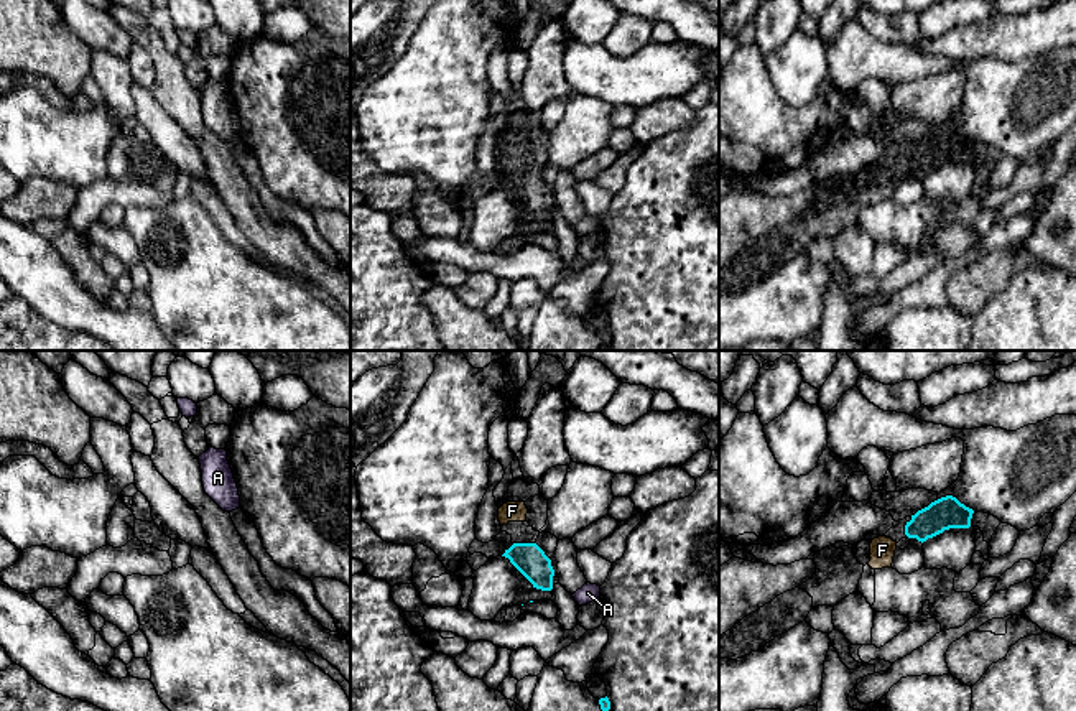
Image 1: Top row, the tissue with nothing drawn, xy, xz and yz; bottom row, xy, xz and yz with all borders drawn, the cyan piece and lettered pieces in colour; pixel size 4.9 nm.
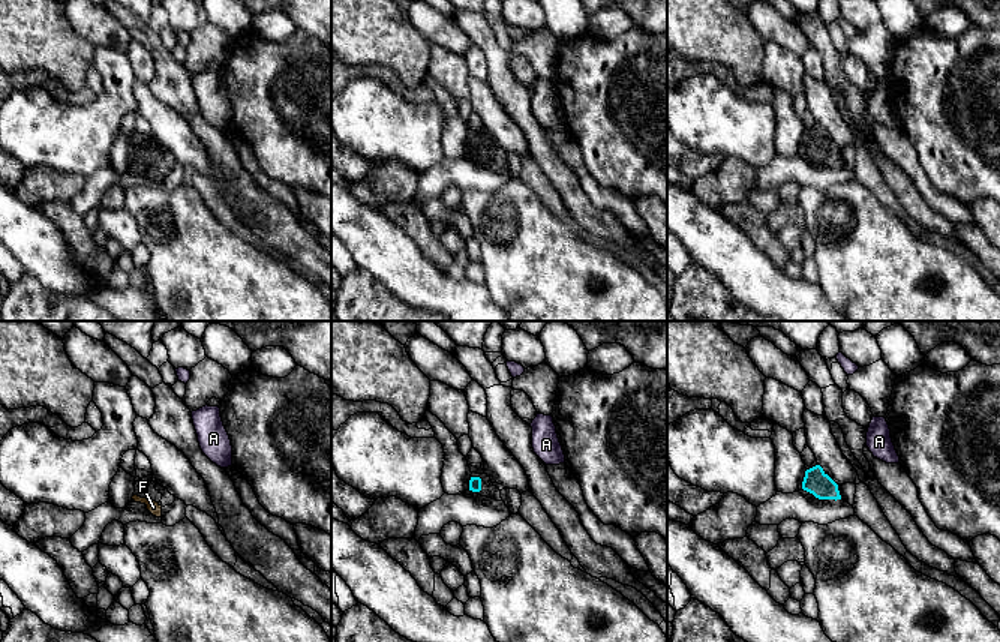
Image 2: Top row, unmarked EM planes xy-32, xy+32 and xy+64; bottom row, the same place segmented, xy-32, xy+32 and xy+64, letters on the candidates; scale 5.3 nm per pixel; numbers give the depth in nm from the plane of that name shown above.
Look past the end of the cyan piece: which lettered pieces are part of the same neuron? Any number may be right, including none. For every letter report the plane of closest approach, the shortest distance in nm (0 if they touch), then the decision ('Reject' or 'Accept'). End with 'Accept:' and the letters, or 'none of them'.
A: Closest in xz. Distance 110 nm. Reject
F: Closest in yz. Distance 60 nm. Accept
Accept: F

